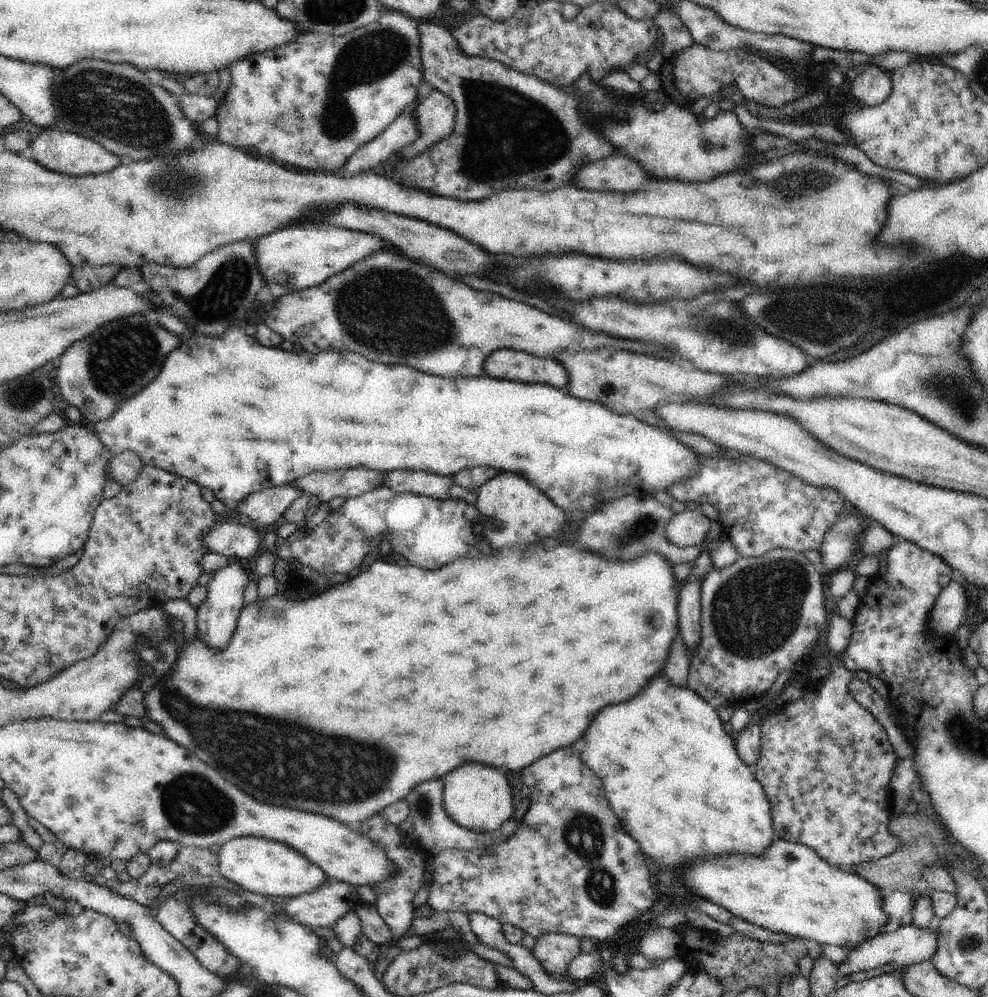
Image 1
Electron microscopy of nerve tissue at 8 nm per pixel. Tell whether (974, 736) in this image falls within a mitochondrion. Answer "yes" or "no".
yes

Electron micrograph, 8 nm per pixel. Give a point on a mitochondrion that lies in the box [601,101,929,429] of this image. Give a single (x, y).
(714, 328)

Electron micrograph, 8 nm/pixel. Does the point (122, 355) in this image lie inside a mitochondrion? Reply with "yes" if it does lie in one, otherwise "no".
yes

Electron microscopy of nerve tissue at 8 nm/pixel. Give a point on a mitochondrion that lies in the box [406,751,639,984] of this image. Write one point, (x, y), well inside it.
(583, 835)

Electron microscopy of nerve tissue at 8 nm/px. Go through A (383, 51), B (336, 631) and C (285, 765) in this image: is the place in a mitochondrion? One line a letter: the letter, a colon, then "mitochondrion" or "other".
A: mitochondrion
B: other
C: mitochondrion

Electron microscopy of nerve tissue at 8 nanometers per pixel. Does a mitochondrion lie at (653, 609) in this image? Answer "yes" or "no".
no

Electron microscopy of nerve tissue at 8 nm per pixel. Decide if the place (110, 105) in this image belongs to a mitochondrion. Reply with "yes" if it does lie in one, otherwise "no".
yes

